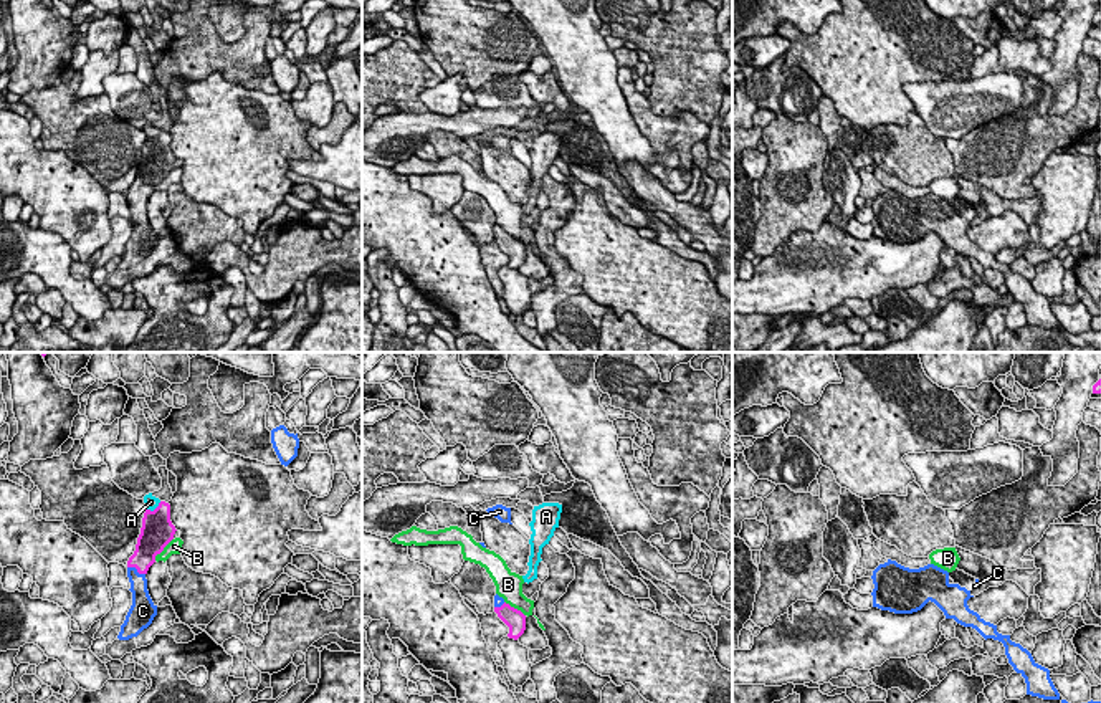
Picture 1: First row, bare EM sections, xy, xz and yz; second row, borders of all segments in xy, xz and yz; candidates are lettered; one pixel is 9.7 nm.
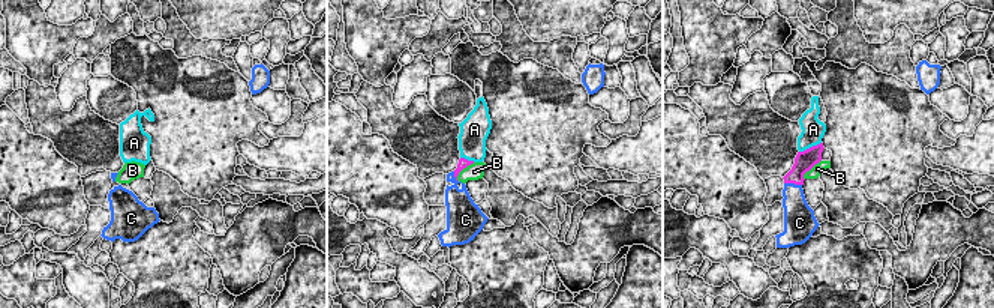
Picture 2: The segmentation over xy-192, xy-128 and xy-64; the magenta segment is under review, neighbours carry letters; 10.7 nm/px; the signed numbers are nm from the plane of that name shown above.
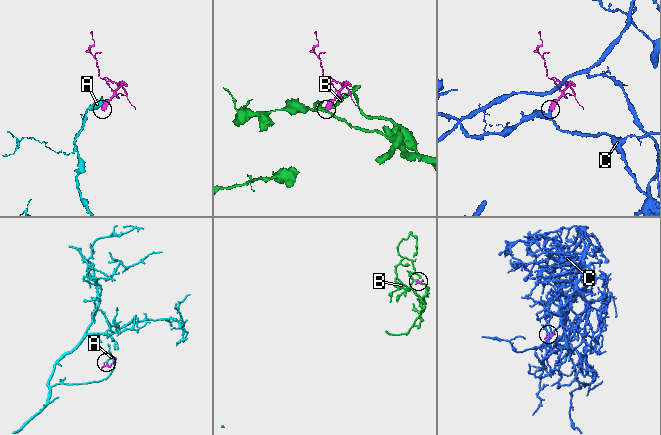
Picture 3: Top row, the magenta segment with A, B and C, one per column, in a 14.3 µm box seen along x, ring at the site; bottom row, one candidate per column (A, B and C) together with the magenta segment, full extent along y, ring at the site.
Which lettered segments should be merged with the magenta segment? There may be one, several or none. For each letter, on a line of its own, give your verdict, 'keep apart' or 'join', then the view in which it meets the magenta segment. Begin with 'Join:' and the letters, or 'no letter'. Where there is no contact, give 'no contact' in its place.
Join: C
A: keep apart | xy
B: keep apart | xy
C: join | xy

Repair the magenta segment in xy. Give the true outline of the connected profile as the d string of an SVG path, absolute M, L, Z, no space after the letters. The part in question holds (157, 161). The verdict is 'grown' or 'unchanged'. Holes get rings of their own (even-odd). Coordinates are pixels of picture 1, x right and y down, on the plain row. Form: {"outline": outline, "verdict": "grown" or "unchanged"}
{"outline": "M160 131L154 141L145 139L136 180L127 190L132 235L121 255L119 270L137 266L157 245L157 235L152 232L147 220L145 203L155 192L155 185L174 169L175 160L170 151L169 132Z", "verdict": "grown"}

